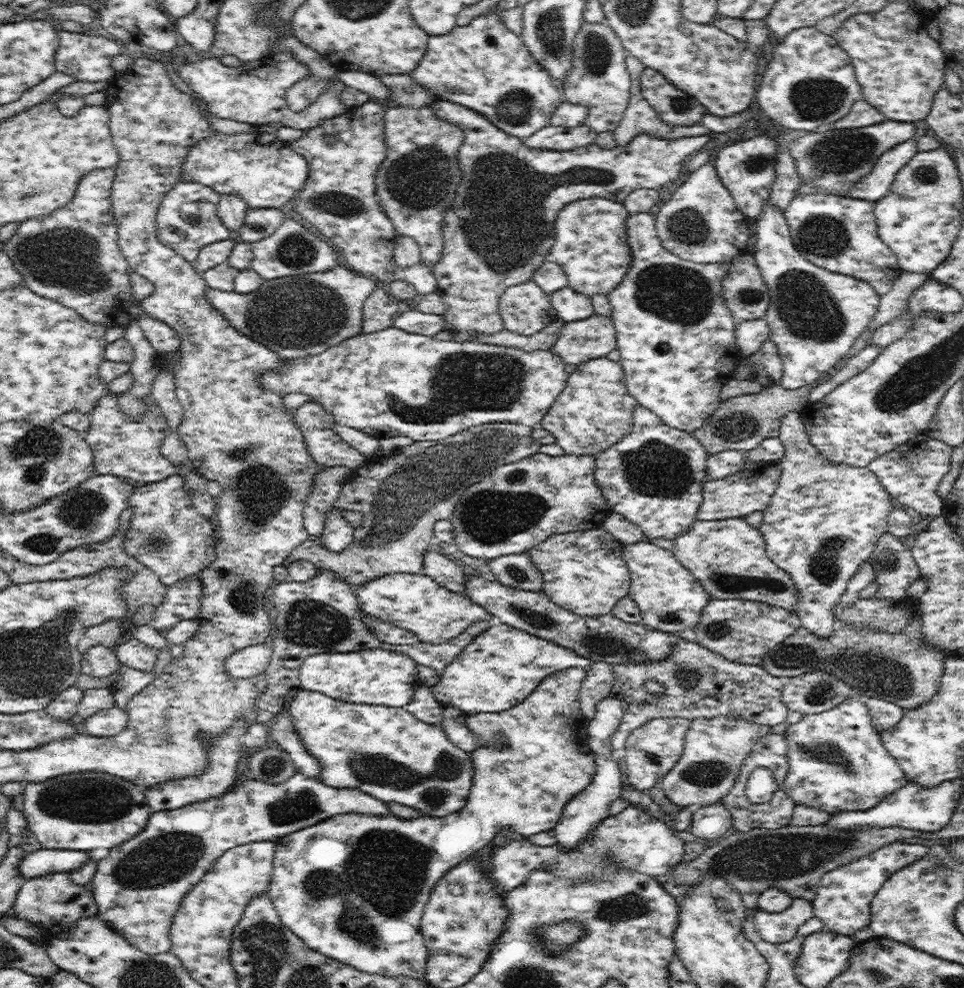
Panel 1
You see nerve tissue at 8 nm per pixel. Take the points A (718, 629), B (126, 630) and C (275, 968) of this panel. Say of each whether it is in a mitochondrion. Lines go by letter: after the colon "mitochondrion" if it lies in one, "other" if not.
A: mitochondrion
B: other
C: mitochondrion

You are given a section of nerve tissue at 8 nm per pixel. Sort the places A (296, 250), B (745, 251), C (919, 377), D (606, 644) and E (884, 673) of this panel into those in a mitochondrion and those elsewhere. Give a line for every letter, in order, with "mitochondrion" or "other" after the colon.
A: mitochondrion
B: other
C: mitochondrion
D: mitochondrion
E: mitochondrion

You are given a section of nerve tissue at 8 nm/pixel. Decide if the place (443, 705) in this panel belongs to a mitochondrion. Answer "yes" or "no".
no

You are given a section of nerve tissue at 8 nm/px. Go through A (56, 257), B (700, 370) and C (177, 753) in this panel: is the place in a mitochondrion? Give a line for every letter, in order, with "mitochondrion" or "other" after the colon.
A: mitochondrion
B: other
C: other

